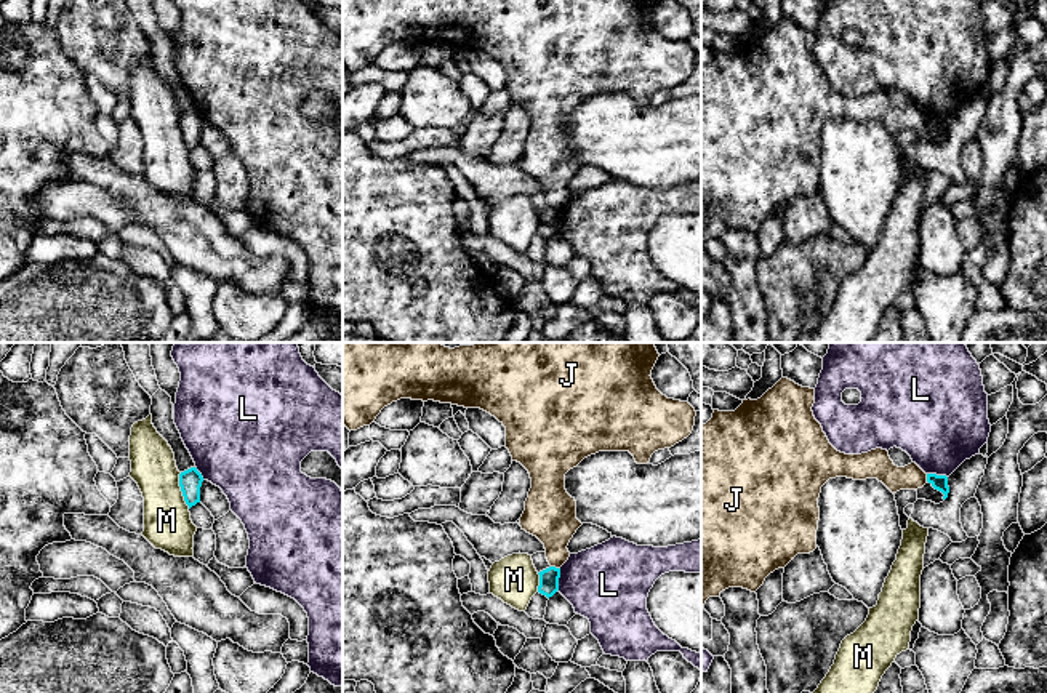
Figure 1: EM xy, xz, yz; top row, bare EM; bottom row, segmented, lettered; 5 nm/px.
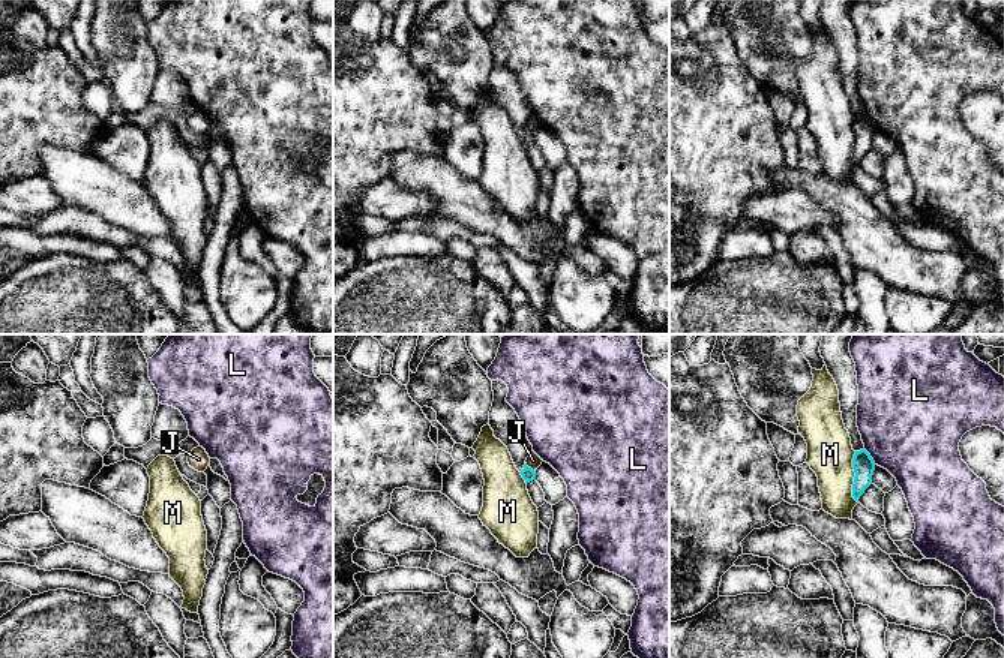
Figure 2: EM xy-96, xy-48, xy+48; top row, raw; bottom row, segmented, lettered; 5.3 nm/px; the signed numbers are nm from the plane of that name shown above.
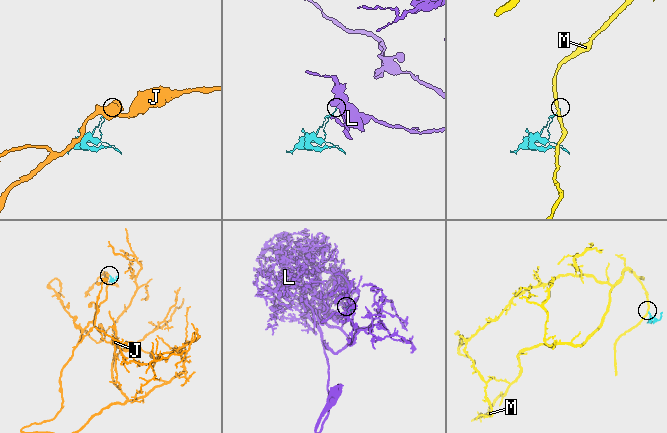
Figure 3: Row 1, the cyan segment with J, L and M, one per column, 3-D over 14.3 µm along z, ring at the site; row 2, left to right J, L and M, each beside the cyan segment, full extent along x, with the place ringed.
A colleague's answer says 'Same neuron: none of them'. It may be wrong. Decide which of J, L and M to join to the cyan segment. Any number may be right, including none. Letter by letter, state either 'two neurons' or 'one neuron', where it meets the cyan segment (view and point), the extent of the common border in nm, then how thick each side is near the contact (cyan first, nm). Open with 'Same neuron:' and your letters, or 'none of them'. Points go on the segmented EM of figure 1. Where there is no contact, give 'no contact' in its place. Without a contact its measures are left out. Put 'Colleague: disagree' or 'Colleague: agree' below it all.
Same neuron: none of them
J: two neurons; meets cyan in xz at (554, 567); contact 50 nm long; 100 nm thick on the cyan side, 240 nm on the other
L: two neurons; meets cyan in xz at (557, 580); contact 120 nm long; 100 nm thick on the cyan side, 400 nm on the other
M: two neurons; meets cyan in xy at (181, 490); contact 190 nm long; 110 nm thick on the cyan side, 240 nm on the other
Colleague: agree

